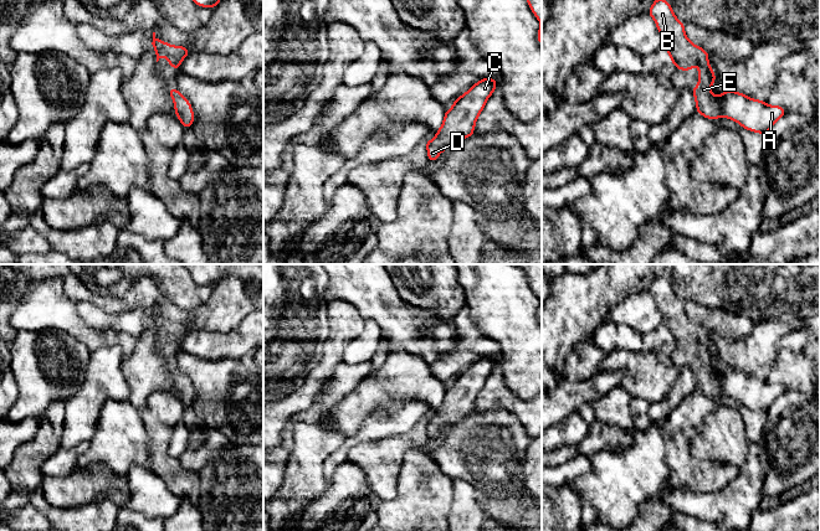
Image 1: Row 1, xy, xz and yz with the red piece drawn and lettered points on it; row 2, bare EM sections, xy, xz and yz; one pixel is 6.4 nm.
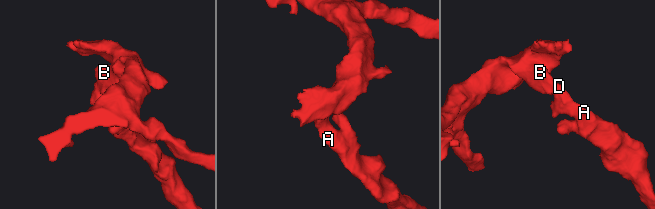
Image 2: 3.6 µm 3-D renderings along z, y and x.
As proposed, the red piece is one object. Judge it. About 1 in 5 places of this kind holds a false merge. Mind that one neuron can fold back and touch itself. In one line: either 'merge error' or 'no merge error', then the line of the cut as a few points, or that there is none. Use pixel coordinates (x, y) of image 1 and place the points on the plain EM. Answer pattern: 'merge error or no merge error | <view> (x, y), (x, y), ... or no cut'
no merge error | no cut

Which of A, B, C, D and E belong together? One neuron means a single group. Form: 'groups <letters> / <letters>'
groups A B C D E

